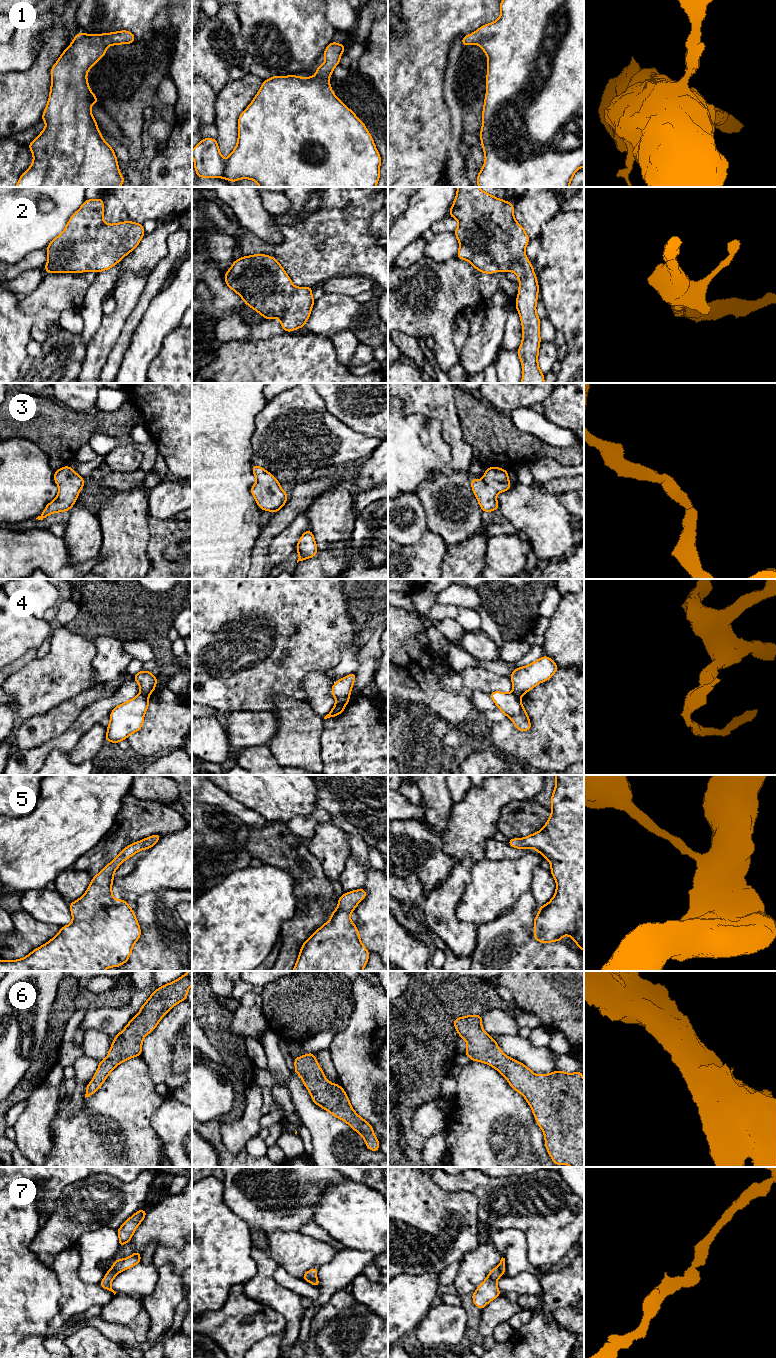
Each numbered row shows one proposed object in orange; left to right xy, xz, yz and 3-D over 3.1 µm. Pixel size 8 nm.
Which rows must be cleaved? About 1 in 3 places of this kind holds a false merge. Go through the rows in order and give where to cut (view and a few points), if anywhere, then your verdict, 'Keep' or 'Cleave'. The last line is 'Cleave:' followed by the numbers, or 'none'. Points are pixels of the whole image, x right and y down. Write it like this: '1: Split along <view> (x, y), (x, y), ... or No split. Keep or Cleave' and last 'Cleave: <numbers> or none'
1: No split. Keep
2: No split. Keep
3: No split. Keep
4: Split along xz (345, 703), (338, 704), (330, 716). Cleave
5: No split. Keep
6: No split. Keep
7: No split. Keep
Cleave: 4

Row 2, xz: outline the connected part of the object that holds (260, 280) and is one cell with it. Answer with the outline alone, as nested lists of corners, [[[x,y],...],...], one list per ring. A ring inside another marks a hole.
[[[264,254],[234,260],[224,280],[264,319],[278,318],[286,332],[304,327],[315,302],[313,288],[294,286],[277,259]]]

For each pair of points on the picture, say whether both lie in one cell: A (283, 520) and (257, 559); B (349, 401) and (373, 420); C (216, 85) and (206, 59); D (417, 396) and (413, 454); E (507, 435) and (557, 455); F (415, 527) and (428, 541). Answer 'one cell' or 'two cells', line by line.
A: one cell
B: one cell
C: one cell
D: two cells
E: one cell
F: two cells

